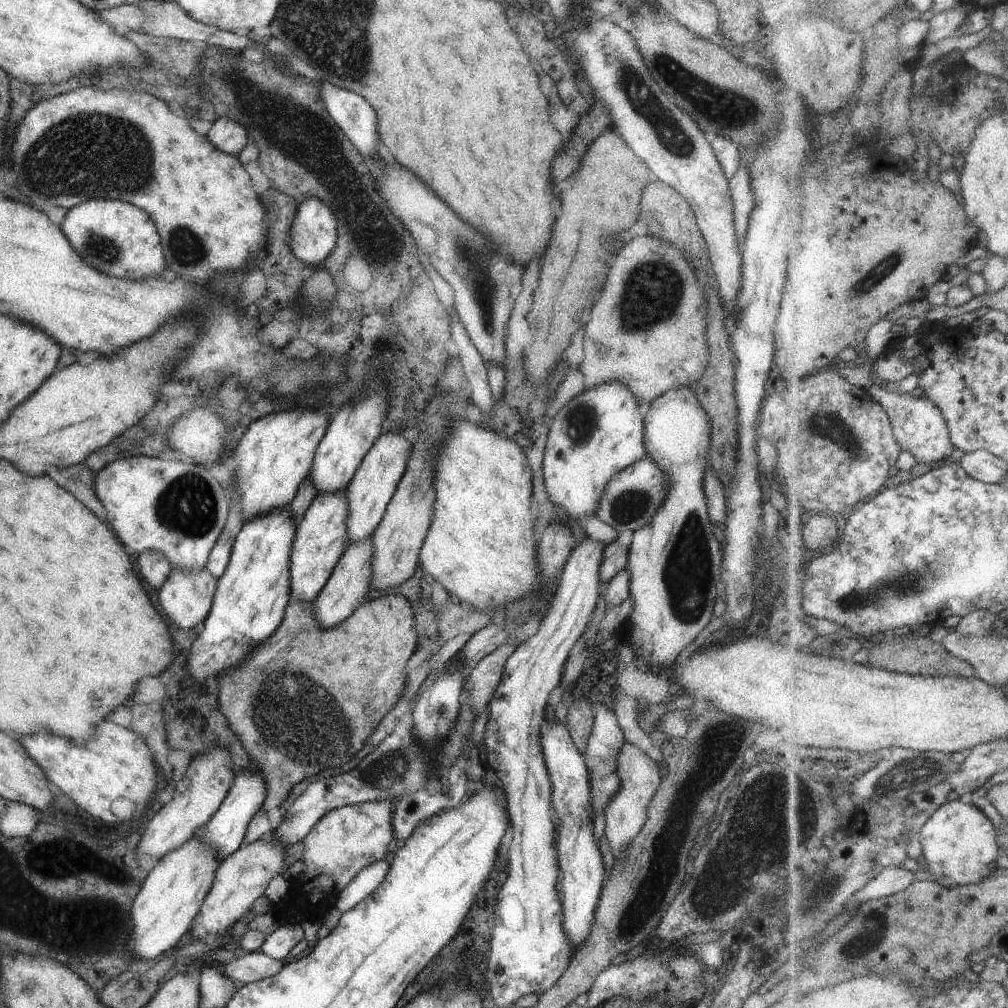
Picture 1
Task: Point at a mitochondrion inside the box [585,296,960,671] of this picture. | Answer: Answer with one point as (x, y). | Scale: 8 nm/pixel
(688, 574)

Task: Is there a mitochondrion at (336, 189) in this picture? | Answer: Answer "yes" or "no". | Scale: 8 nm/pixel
yes

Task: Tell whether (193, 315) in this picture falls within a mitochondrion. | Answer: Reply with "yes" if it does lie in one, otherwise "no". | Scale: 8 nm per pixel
no

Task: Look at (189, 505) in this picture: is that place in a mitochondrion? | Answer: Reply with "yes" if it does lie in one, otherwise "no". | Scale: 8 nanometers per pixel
yes

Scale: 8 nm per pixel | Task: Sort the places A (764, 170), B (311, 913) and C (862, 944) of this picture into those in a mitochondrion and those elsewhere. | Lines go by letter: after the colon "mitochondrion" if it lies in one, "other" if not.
A: mitochondrion
B: other
C: mitochondrion

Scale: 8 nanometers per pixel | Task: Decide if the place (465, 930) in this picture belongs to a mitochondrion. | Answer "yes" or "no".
no

